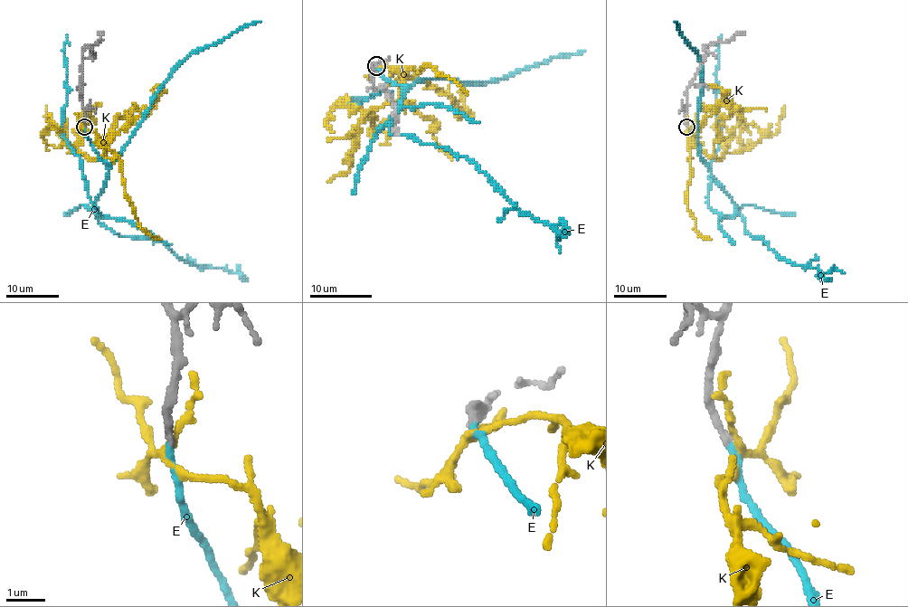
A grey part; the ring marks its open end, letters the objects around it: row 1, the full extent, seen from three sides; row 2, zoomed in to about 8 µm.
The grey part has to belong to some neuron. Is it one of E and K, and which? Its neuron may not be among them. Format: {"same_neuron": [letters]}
{"same_neuron": ["E"]}

